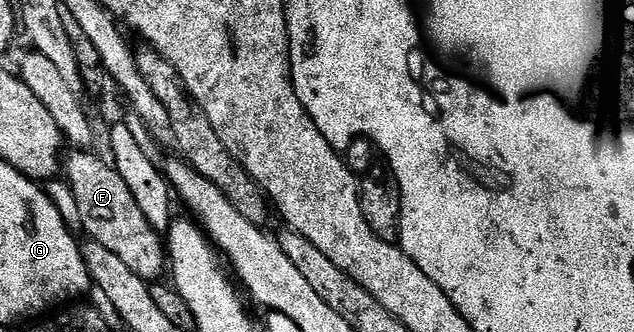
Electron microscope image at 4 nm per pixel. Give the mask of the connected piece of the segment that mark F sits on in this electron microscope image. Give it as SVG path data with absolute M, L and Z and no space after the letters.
M74 150L64 160L64 176L70 179L70 192L74 195L74 204L78 207L78 216L82 219L82 228L89 239L100 242L132 274L142 280L154 282L164 272L164 257L167 255L163 237L149 225L139 203L128 190L127 183L121 178L109 159L101 160L90 150Z

